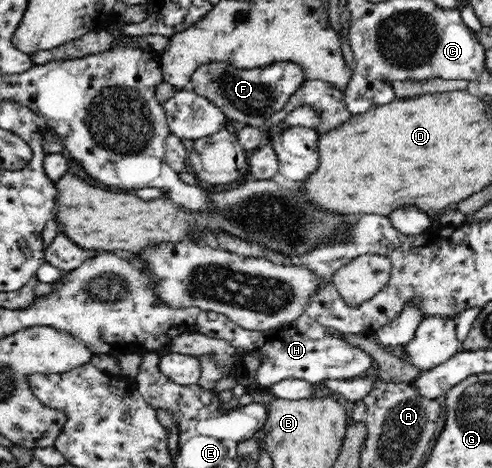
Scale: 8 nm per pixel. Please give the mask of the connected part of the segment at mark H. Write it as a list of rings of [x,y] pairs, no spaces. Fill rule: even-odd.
[[[200,310],[196,330],[209,338],[225,340],[235,349],[245,350],[245,354],[257,355],[260,367],[254,374],[254,383],[261,389],[271,388],[286,379],[299,378],[312,384],[320,384],[325,380],[359,379],[367,376],[367,370],[373,368],[372,357],[367,352],[329,335],[326,328],[307,316],[307,313],[274,330],[249,331],[232,322],[224,314]]]

